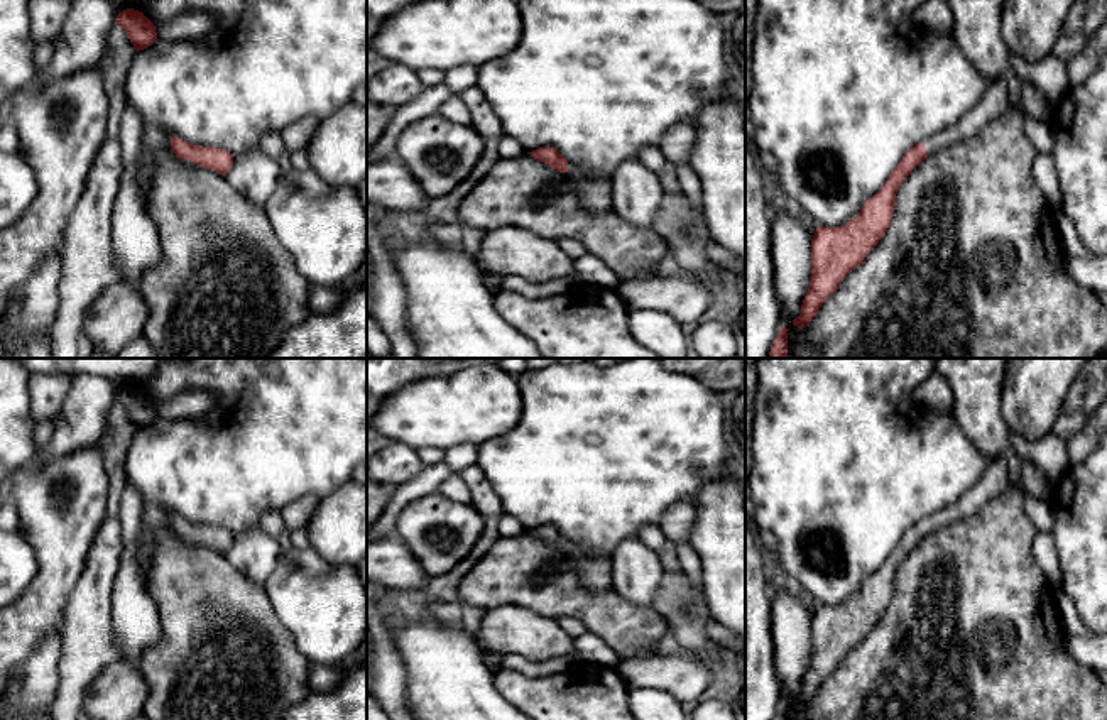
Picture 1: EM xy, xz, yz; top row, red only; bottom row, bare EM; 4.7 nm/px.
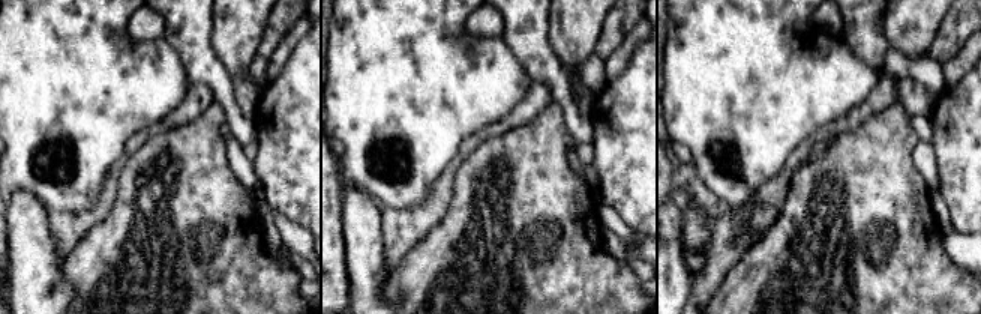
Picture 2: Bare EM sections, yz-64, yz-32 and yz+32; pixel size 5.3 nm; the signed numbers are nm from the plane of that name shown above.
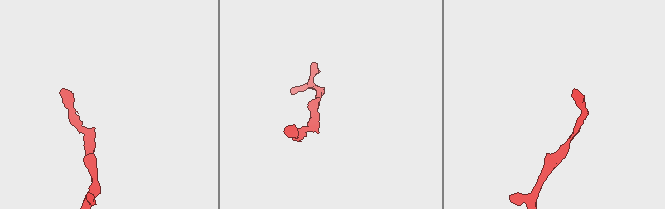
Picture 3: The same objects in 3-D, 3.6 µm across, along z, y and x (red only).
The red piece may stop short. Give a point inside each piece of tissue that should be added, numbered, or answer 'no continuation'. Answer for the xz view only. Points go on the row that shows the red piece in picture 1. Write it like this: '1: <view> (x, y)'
1: xz (595, 190)

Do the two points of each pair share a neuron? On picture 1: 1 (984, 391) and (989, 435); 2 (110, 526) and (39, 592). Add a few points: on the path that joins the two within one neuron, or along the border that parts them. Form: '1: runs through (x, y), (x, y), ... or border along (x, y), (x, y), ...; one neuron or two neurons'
1: runs through (984, 401), (984, 425); one neuron
2: border along (109, 514), (95, 533), (85, 568), (76, 580); two neurons

